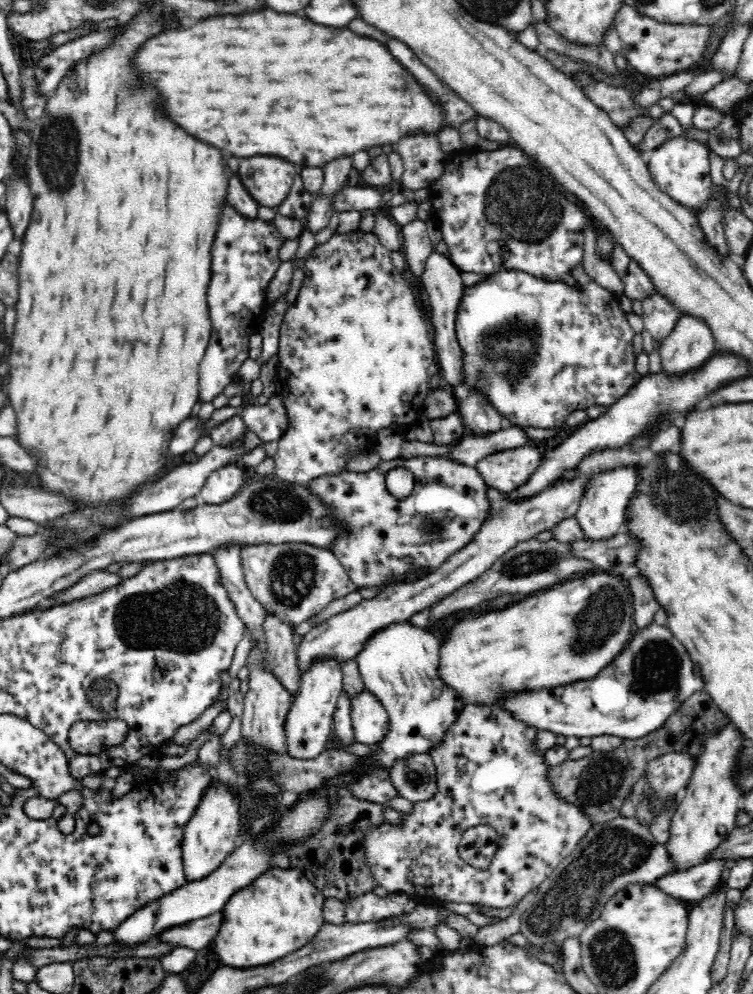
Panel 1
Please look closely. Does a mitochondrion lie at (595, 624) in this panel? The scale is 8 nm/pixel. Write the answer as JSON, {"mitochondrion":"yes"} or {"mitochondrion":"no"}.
{"mitochondrion":"yes"}

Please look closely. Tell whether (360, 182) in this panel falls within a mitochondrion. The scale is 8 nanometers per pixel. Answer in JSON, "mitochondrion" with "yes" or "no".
{"mitochondrion":"no"}

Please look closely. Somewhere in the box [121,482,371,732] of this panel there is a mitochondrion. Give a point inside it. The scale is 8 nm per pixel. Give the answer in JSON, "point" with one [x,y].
{"point":[292,575]}

